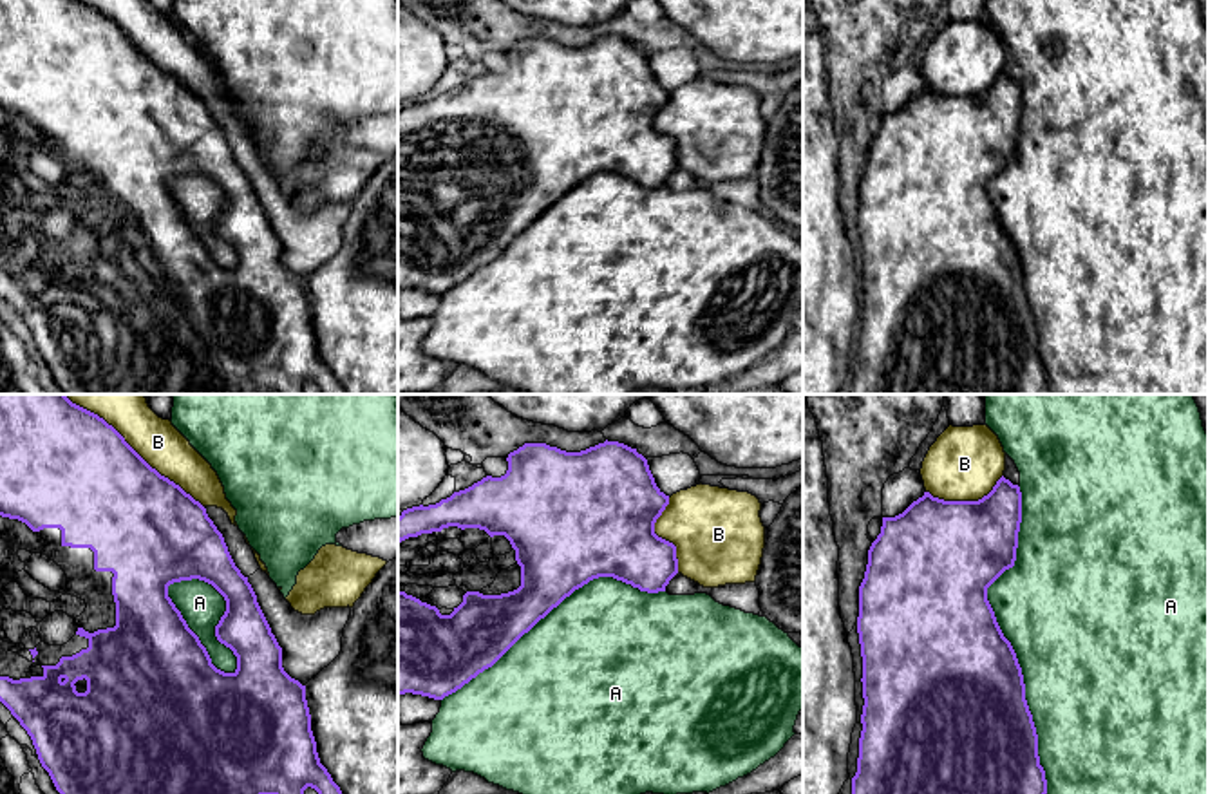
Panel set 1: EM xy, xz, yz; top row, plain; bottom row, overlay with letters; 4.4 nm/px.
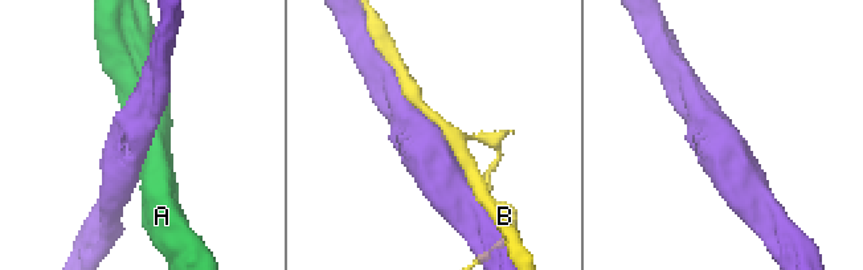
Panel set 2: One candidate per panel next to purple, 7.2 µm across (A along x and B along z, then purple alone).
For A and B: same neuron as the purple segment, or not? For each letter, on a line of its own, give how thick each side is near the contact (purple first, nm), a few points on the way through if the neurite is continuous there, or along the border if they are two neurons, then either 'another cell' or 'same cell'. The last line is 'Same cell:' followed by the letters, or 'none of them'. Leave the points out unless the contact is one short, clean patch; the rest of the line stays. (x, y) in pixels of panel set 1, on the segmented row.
A: 500 nm thick on the purple side, 480 nm on the other; another cell
B: 500 nm thick on the purple side, 220 nm on the other; same cell
Same cell: B

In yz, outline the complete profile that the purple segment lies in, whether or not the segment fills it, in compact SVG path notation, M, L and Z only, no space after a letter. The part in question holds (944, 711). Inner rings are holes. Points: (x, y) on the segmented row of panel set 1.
M949 425L930 447L920 476L924 496L902 514L882 517L881 534L868 550L864 579L859 586L857 633L863 657L863 714L857 772L852 778L852 794L1047 794L1045 770L1038 756L1038 734L1025 700L1022 667L1011 642L1004 637L987 600L987 588L1015 566L1018 532L1022 523L1022 492L1004 477L1005 452L998 436L987 425Z

